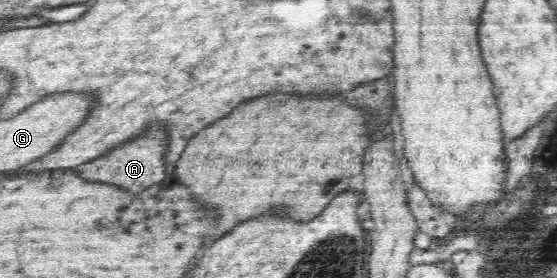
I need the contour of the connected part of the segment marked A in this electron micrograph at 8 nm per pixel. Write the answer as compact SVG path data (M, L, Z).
M154 126L150 132L144 132L136 140L122 142L120 146L112 148L110 152L90 160L84 164L75 167L75 172L80 178L88 182L101 182L110 186L118 186L126 192L138 194L144 192L147 187L158 182L162 182L168 174L165 171L164 154L167 146L167 134L164 132L164 126Z

